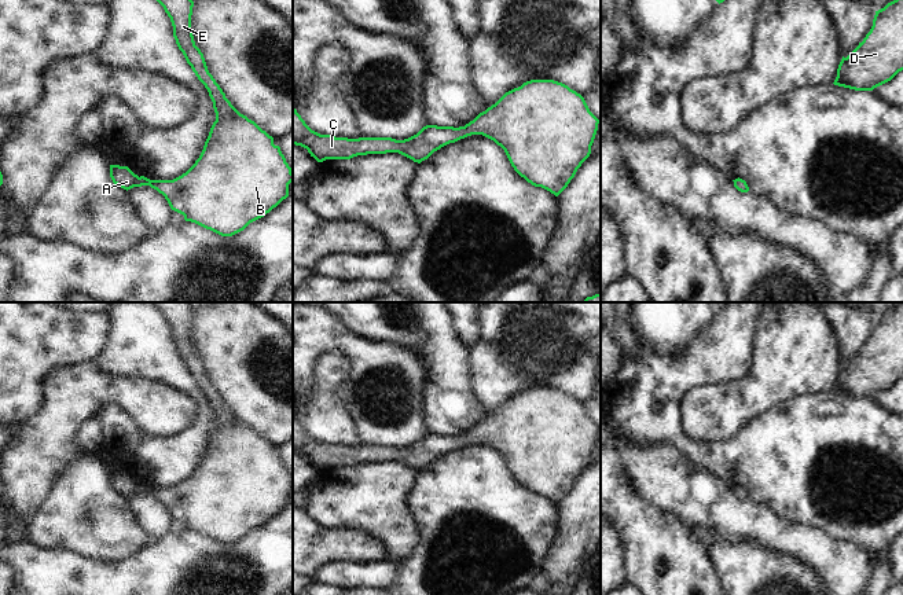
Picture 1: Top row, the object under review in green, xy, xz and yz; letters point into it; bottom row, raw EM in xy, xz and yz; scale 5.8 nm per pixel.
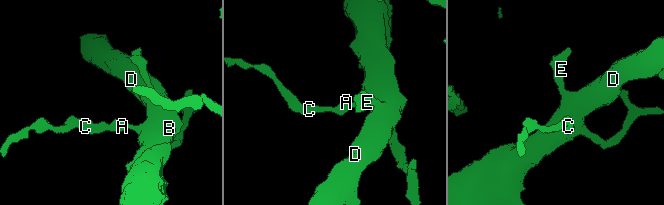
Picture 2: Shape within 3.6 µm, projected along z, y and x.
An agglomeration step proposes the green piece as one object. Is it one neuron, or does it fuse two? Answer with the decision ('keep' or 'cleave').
keep

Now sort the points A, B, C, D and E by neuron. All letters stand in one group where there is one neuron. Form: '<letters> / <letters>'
A B C D E

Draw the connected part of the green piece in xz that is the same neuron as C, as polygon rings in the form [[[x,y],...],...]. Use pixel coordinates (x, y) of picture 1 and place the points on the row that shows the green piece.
[[[531,80],[465,126],[426,125],[404,140],[320,135],[293,107],[293,144],[306,148],[317,162],[399,153],[421,164],[449,143],[482,135],[504,150],[521,177],[558,197],[590,157],[598,124],[584,98],[568,85]]]

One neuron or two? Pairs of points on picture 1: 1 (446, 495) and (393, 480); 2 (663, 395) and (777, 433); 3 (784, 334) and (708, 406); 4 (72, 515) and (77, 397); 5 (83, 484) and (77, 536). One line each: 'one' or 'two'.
1: two
2: one
3: one
4: two
5: one

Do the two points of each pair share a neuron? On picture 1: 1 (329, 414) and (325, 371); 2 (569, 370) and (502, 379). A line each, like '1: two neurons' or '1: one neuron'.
1: one neuron
2: one neuron

